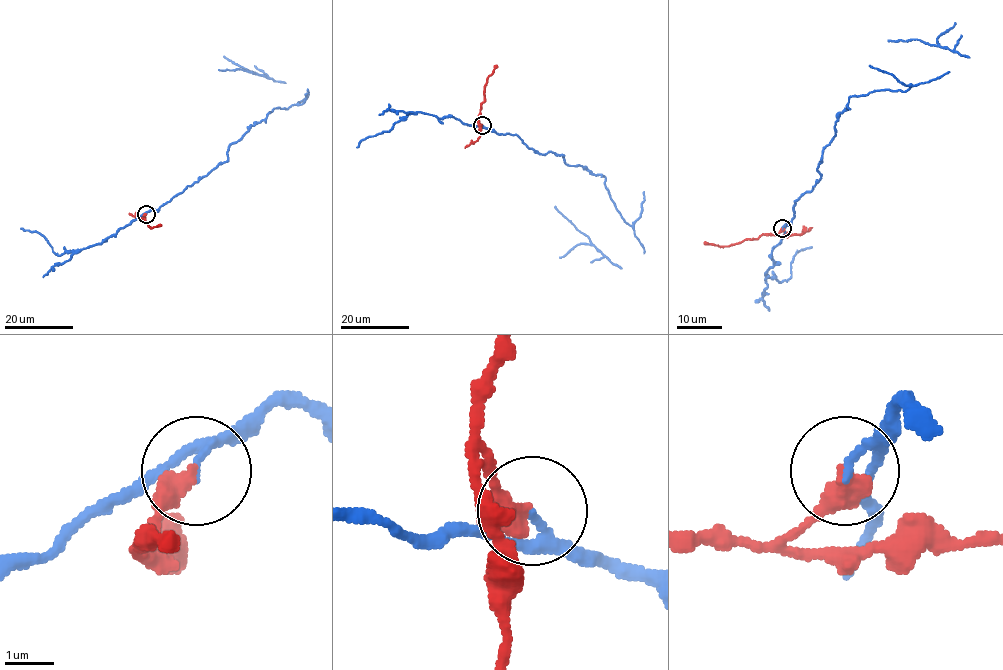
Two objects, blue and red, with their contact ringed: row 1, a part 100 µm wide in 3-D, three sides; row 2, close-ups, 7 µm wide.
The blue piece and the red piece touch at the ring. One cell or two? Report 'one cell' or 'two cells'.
two cells

